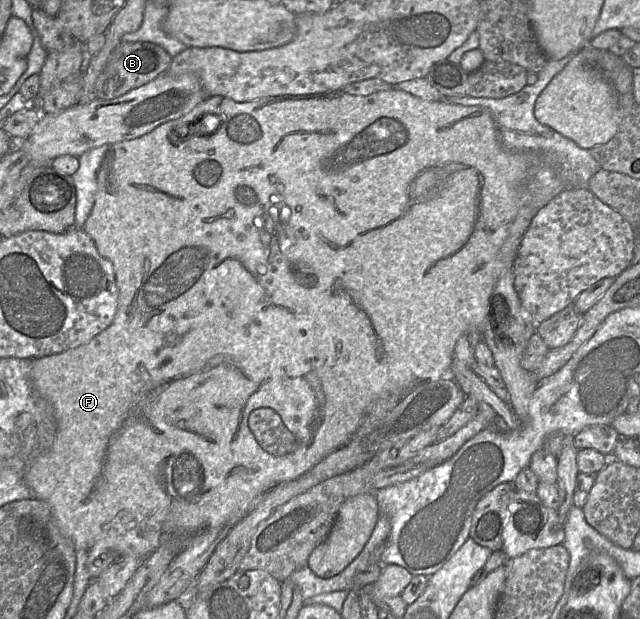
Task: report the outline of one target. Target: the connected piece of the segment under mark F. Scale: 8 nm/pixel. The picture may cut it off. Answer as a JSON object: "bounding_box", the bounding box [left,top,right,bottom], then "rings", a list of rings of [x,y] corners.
{"bounding_box":[24,88,587,558],"rings":[[[391,88],[391,89],[388,89],[388,90],[383,90],[383,91],[378,91],[378,92],[375,92],[375,93],[373,93],[373,94],[370,94],[370,95],[367,95],[367,96],[361,96],[361,95],[351,95],[351,94],[347,94],[347,93],[345,93],[345,92],[344,92],[344,91],[343,91],[343,90],[337,90],[337,91],[332,91],[332,92],[324,92],[324,93],[313,93],[313,94],[299,94],[299,95],[279,95],[279,96],[271,96],[271,97],[266,97],[266,98],[261,98],[261,99],[257,99],[257,100],[254,100],[254,101],[249,101],[249,102],[236,102],[236,101],[234,101],[234,100],[232,100],[232,99],[230,99],[230,98],[227,98],[227,97],[224,97],[224,96],[220,96],[220,95],[216,95],[216,96],[212,96],[212,97],[208,97],[208,98],[206,98],[206,99],[204,99],[204,100],[203,100],[203,101],[202,101],[202,102],[200,102],[200,103],[199,103],[199,104],[198,104],[198,105],[196,105],[196,106],[195,106],[195,107],[194,107],[194,108],[193,108],[193,109],[192,109],[192,110],[191,110],[191,111],[189,111],[189,112],[188,112],[188,113],[186,113],[186,114],[184,114],[184,115],[183,115],[183,116],[181,116],[181,117],[179,117],[179,118],[177,118],[177,119],[174,119],[174,120],[170,120],[170,121],[167,121],[167,122],[165,122],[165,123],[163,123],[163,124],[161,124],[161,125],[159,125],[159,126],[157,126],[157,127],[156,127],[156,128],[155,128],[155,129],[153,129],[153,130],[152,130],[152,131],[150,131],[150,132],[149,132],[149,133],[147,133],[147,134],[144,134],[144,135],[142,135],[142,136],[140,136],[140,137],[137,137],[137,138],[134,138],[134,139],[130,139],[130,140],[125,140],[125,141],[121,141],[121,142],[118,142],[118,143],[115,143],[115,144],[113,144],[113,145],[111,145],[111,146],[110,146],[110,148],[109,148],[109,150],[108,150],[108,151],[107,151],[107,153],[106,153],[106,155],[105,155],[105,156],[104,156],[104,158],[103,158],[103,161],[102,161],[102,163],[101,163],[101,166],[100,166],[100,168],[99,168],[99,170],[98,170],[98,172],[97,172],[97,192],[96,192],[96,197],[95,197],[95,202],[94,202],[94,205],[93,205],[93,207],[92,207],[92,210],[91,210],[91,212],[90,212],[90,214],[89,214],[89,216],[88,216],[88,218],[87,218],[87,220],[86,220],[86,222],[85,222],[85,224],[84,224],[84,227],[83,227],[83,230],[84,230],[84,232],[86,232],[86,233],[87,233],[87,234],[88,234],[88,235],[89,235],[89,236],[90,236],[90,237],[91,237],[91,238],[92,238],[92,240],[93,240],[93,242],[94,242],[94,244],[95,244],[95,246],[96,246],[96,248],[97,248],[97,251],[98,251],[98,253],[99,253],[99,254],[100,254],[100,255],[101,255],[101,256],[102,256],[102,257],[104,257],[104,258],[106,258],[106,259],[108,259],[108,260],[109,260],[109,261],[110,261],[110,262],[111,262],[111,263],[112,263],[112,264],[113,264],[113,266],[114,266],[114,271],[115,271],[115,280],[116,280],[116,285],[117,285],[117,288],[118,288],[118,308],[117,308],[117,312],[116,312],[116,314],[115,314],[115,317],[114,317],[114,319],[113,319],[113,321],[112,321],[112,323],[111,323],[111,324],[110,324],[110,325],[109,325],[109,326],[108,326],[108,327],[107,327],[107,328],[105,328],[105,329],[104,329],[104,330],[102,330],[102,331],[101,331],[101,332],[99,332],[99,333],[98,333],[98,334],[97,334],[97,335],[95,335],[95,336],[94,336],[94,337],[93,337],[93,338],[92,338],[92,339],[91,339],[91,340],[89,340],[89,341],[88,341],[88,342],[86,342],[86,343],[84,343],[84,344],[82,344],[82,345],[79,345],[79,346],[77,346],[77,347],[75,347],[75,348],[71,348],[71,349],[67,349],[67,350],[65,350],[65,351],[62,351],[62,352],[60,352],[60,353],[55,353],[55,354],[53,354],[53,355],[49,355],[49,356],[45,356],[45,357],[38,357],[38,358],[36,358],[36,359],[32,359],[32,362],[31,362],[31,369],[30,369],[30,379],[31,379],[31,382],[32,382],[32,385],[33,385],[33,388],[34,388],[34,390],[35,390],[35,391],[36,391],[36,393],[37,393],[37,394],[38,394],[38,395],[39,395],[39,396],[40,396],[40,397],[41,397],[41,398],[43,398],[43,399],[44,399],[44,400],[45,400],[45,401],[46,401],[46,402],[47,402],[47,403],[48,403],[48,404],[49,404],[49,406],[50,406],[50,408],[51,408],[51,410],[52,410],[52,413],[53,413],[53,416],[54,416],[54,419],[55,419],[55,436],[54,436],[54,440],[53,440],[53,442],[52,442],[52,444],[51,444],[51,446],[50,446],[50,448],[49,448],[49,449],[47,449],[47,450],[46,450],[46,451],[45,451],[45,452],[41,452],[41,453],[40,453],[40,454],[39,454],[39,455],[38,455],[38,456],[36,456],[36,457],[35,457],[35,458],[33,458],[33,459],[32,459],[32,462],[31,462],[31,463],[30,463],[30,464],[29,464],[29,465],[28,465],[28,466],[27,466],[27,470],[26,470],[26,472],[25,472],[25,477],[24,477],[24,478],[25,478],[25,483],[26,483],[26,484],[27,484],[27,486],[28,486],[28,487],[29,487],[29,488],[30,488],[30,489],[31,489],[31,491],[32,491],[32,492],[33,492],[33,495],[34,495],[34,497],[35,497],[35,498],[38,498],[38,499],[41,499],[41,500],[43,500],[43,501],[45,501],[45,502],[46,502],[46,503],[48,503],[48,505],[49,505],[49,506],[50,506],[50,508],[51,508],[51,510],[52,510],[52,513],[53,513],[53,516],[54,516],[54,518],[55,518],[55,521],[56,521],[56,523],[57,523],[57,525],[58,525],[58,527],[59,527],[59,528],[60,528],[60,529],[61,529],[61,530],[62,530],[62,532],[63,532],[63,533],[64,533],[64,534],[65,534],[65,535],[66,535],[66,536],[67,536],[67,537],[68,537],[68,538],[69,538],[69,539],[70,539],[70,540],[71,540],[71,541],[72,541],[72,543],[73,543],[73,545],[74,545],[74,546],[75,546],[75,548],[87,548],[87,549],[89,549],[89,548],[90,548],[90,547],[91,547],[91,546],[93,546],[93,544],[94,544],[94,543],[96,543],[96,542],[97,542],[97,541],[105,541],[105,542],[106,542],[106,543],[107,543],[107,544],[108,544],[108,545],[109,545],[109,546],[110,546],[110,547],[112,547],[112,548],[113,548],[113,549],[115,549],[115,550],[116,550],[116,551],[118,551],[118,552],[119,552],[119,553],[120,553],[120,556],[134,556],[134,557],[139,557],[139,558],[146,558],[146,557],[148,557],[148,556],[149,556],[149,555],[151,555],[151,554],[152,554],[152,553],[153,553],[153,552],[155,552],[155,551],[156,551],[156,550],[157,550],[157,549],[158,549],[158,548],[159,548],[159,547],[160,547],[160,545],[161,545],[161,544],[162,544],[162,543],[163,543],[163,542],[165,542],[165,541],[176,541],[176,542],[177,542],[177,543],[178,543],[178,546],[179,546],[179,552],[180,552],[180,551],[181,551],[181,550],[182,550],[182,549],[183,549],[183,548],[184,548],[184,547],[185,547],[185,546],[186,546],[186,545],[187,545],[187,543],[188,543],[188,542],[189,542],[189,541],[190,541],[190,540],[192,540],[192,539],[193,539],[193,538],[194,538],[194,537],[195,537],[195,536],[197,536],[197,535],[198,535],[198,534],[200,534],[200,533],[202,533],[202,532],[204,532],[204,531],[206,531],[206,530],[210,530],[210,529],[216,529],[216,528],[225,528],[225,527],[232,527],[232,526],[234,526],[234,525],[235,525],[235,524],[237,524],[237,523],[238,523],[238,522],[240,522],[240,521],[241,521],[241,520],[242,520],[242,519],[243,519],[243,518],[244,518],[244,517],[245,517],[245,516],[246,516],[246,515],[247,515],[247,514],[248,514],[248,513],[249,513],[249,512],[250,512],[250,511],[251,511],[251,510],[252,510],[252,509],[254,509],[254,508],[255,508],[255,507],[256,507],[256,505],[257,505],[257,504],[258,504],[258,503],[259,503],[259,502],[260,502],[260,501],[259,501],[259,498],[260,498],[260,497],[261,497],[261,496],[262,496],[262,495],[264,495],[264,494],[265,494],[265,493],[266,493],[266,492],[267,492],[267,491],[269,491],[269,490],[270,490],[270,489],[272,489],[272,488],[274,488],[274,487],[275,487],[275,486],[276,486],[276,485],[278,485],[278,484],[280,484],[280,483],[282,483],[282,482],[287,482],[287,481],[290,481],[290,480],[293,480],[293,479],[295,479],[295,478],[297,478],[297,477],[299,477],[299,476],[301,476],[301,475],[302,475],[302,474],[304,474],[304,473],[306,473],[306,472],[308,472],[308,471],[309,471],[309,470],[311,470],[311,469],[312,469],[312,468],[313,468],[313,467],[314,467],[314,466],[316,466],[316,465],[317,465],[317,464],[318,464],[318,463],[320,463],[320,462],[321,462],[321,461],[322,461],[322,460],[323,460],[323,459],[324,459],[324,458],[325,458],[325,457],[326,457],[326,456],[328,456],[328,455],[329,455],[329,454],[331,454],[331,453],[333,453],[333,452],[334,452],[334,451],[336,451],[336,450],[338,450],[338,449],[339,449],[339,448],[341,448],[341,447],[343,447],[343,446],[344,446],[344,445],[346,445],[346,444],[347,444],[347,443],[348,443],[348,442],[349,442],[349,440],[350,440],[350,439],[351,439],[351,438],[352,438],[352,437],[353,437],[353,436],[354,436],[354,435],[355,435],[355,433],[356,433],[356,432],[357,432],[357,431],[358,431],[358,429],[359,429],[359,428],[360,428],[360,425],[361,425],[361,423],[362,423],[362,420],[363,420],[363,418],[364,418],[364,417],[365,417],[365,415],[366,415],[366,412],[367,412],[367,408],[368,408],[368,407],[369,407],[369,406],[370,406],[370,405],[371,405],[371,404],[372,404],[372,403],[373,403],[373,402],[375,402],[375,401],[376,401],[376,400],[379,400],[379,399],[401,399],[401,398],[402,398],[402,397],[404,397],[404,396],[405,396],[405,395],[406,395],[406,394],[408,394],[408,393],[409,393],[409,392],[410,392],[410,391],[412,391],[412,390],[413,390],[413,389],[414,389],[414,388],[415,388],[415,387],[417,387],[417,386],[418,386],[418,385],[420,385],[420,384],[422,384],[422,383],[424,383],[424,382],[427,382],[427,381],[436,381],[436,380],[440,380],[440,379],[445,379],[445,378],[447,378],[447,376],[451,376],[451,368],[452,368],[452,364],[453,364],[453,361],[454,361],[454,349],[455,349],[455,345],[456,345],[456,343],[457,343],[457,341],[458,341],[458,339],[459,339],[459,338],[460,338],[460,337],[461,337],[461,336],[462,336],[462,335],[463,335],[463,334],[465,334],[465,333],[468,333],[468,332],[472,332],[472,331],[479,331],[479,332],[481,332],[481,333],[482,333],[482,339],[483,339],[483,328],[484,328],[484,322],[485,322],[485,320],[486,320],[486,318],[487,318],[487,315],[488,315],[488,313],[489,313],[489,309],[490,309],[490,300],[491,300],[491,296],[492,296],[492,294],[493,294],[493,291],[494,291],[494,288],[495,288],[495,285],[496,285],[496,283],[497,283],[497,281],[498,281],[498,279],[499,279],[499,278],[500,278],[500,276],[501,276],[501,275],[502,275],[502,273],[504,273],[504,272],[505,272],[505,271],[506,271],[506,270],[507,270],[507,269],[508,269],[508,268],[510,268],[510,267],[511,267],[511,268],[513,268],[513,264],[514,264],[514,261],[515,261],[515,259],[516,259],[516,256],[517,256],[517,253],[518,253],[518,249],[519,249],[519,246],[520,246],[520,243],[521,243],[521,241],[520,241],[520,239],[513,239],[513,237],[512,237],[512,236],[510,236],[510,234],[509,234],[509,230],[510,230],[510,226],[511,226],[511,223],[512,223],[512,222],[513,222],[513,220],[514,220],[514,218],[515,218],[515,217],[516,217],[516,215],[517,215],[517,214],[518,214],[518,212],[519,212],[519,210],[520,210],[520,209],[521,209],[521,208],[522,208],[522,207],[530,207],[530,208],[533,208],[533,209],[534,209],[534,210],[536,210],[536,212],[538,212],[538,211],[539,211],[539,210],[540,210],[540,209],[541,209],[541,208],[543,208],[543,207],[544,207],[544,206],[545,206],[545,205],[547,205],[547,204],[548,204],[548,203],[549,203],[549,202],[550,202],[550,201],[551,201],[551,200],[552,200],[552,199],[553,199],[553,198],[554,198],[554,197],[555,197],[555,196],[557,196],[557,195],[558,195],[558,194],[559,194],[559,193],[561,193],[561,192],[562,192],[562,191],[563,191],[563,190],[565,190],[565,189],[567,189],[567,188],[576,188],[576,187],[586,187],[586,188],[587,188],[587,183],[586,183],[586,184],[579,184],[579,176],[578,176],[578,174],[577,174],[577,172],[576,172],[576,171],[577,171],[577,169],[578,169],[578,168],[579,168],[579,167],[575,167],[575,166],[571,166],[571,165],[570,165],[570,164],[569,164],[569,163],[568,163],[568,162],[566,162],[566,161],[565,161],[565,159],[564,159],[564,158],[561,158],[561,157],[559,157],[559,156],[558,156],[558,155],[555,155],[555,154],[552,154],[552,153],[541,153],[541,152],[532,152],[532,151],[515,151],[515,150],[509,150],[509,149],[507,149],[507,148],[506,148],[506,147],[505,147],[505,146],[504,146],[504,145],[503,145],[503,143],[502,143],[502,142],[501,142],[501,140],[500,140],[500,138],[499,138],[499,134],[498,134],[498,130],[497,130],[497,126],[496,126],[496,123],[495,123],[495,120],[494,120],[494,118],[493,118],[493,116],[492,116],[492,114],[491,114],[491,112],[490,112],[490,111],[489,111],[489,110],[488,110],[488,109],[487,109],[487,108],[484,108],[484,107],[481,107],[481,106],[463,106],[463,105],[456,105],[456,104],[450,104],[450,103],[447,103],[447,102],[442,102],[442,101],[427,101],[427,100],[423,100],[423,99],[420,99],[420,98],[418,98],[418,97],[416,97],[416,96],[414,96],[414,95],[412,95],[412,94],[410,94],[410,93],[408,93],[408,92],[405,92],[405,91],[402,91],[402,90],[397,90],[397,89],[393,89],[393,88]]]}

